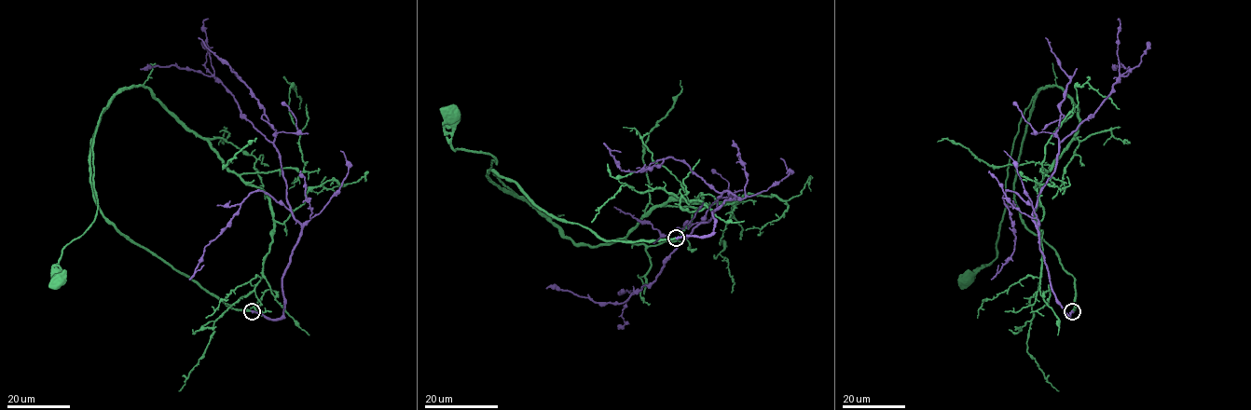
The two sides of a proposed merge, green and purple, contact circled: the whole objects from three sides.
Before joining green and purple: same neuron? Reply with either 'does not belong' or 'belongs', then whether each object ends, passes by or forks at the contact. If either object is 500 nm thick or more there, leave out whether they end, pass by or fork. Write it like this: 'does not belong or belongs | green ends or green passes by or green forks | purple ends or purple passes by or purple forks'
belongs | green ends | purple ends

